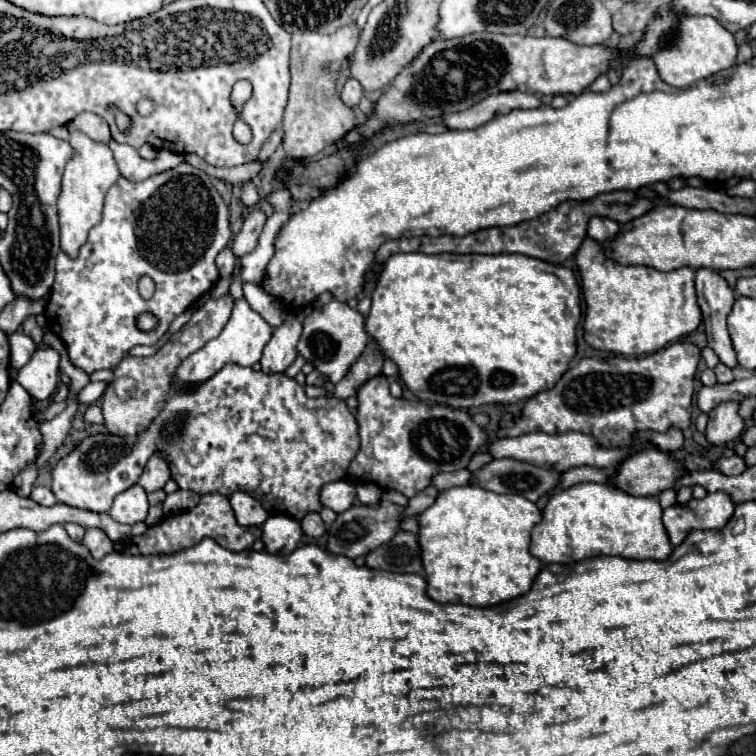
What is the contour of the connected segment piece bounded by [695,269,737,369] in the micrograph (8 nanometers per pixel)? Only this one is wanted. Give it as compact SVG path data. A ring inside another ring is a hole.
M699 269L695 285L699 307L703 311L709 347L717 353L721 363L735 369L737 355L733 351L731 337L727 333L727 315L731 313L731 307L735 303L735 293L727 285L727 281L711 269Z

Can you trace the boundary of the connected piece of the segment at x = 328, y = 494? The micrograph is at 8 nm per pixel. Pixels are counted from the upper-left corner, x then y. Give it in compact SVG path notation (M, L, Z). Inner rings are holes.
M333 481L321 489L321 503L335 513L343 513L355 503L355 495L355 485L347 481Z

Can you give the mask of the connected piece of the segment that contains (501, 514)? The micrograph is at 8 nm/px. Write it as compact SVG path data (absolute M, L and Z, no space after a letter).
M481 487L441 491L439 499L419 517L419 545L423 547L427 595L437 603L465 603L473 607L493 607L525 595L543 569L543 563L529 553L531 529L539 521L541 509L521 495L499 495Z

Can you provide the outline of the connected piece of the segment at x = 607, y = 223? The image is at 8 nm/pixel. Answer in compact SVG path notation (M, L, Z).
M593 217L589 221L589 231L587 235L593 237L595 241L599 243L607 243L607 241L613 241L615 235L619 233L619 225L611 219L603 219L603 217Z

